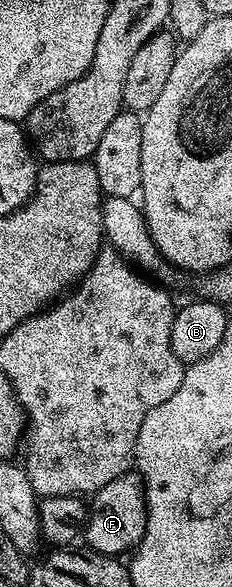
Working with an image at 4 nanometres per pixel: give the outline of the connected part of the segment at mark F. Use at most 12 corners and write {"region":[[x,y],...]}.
{"region":[[135,470],[90,499],[82,539],[123,556],[140,544],[148,520]]}

